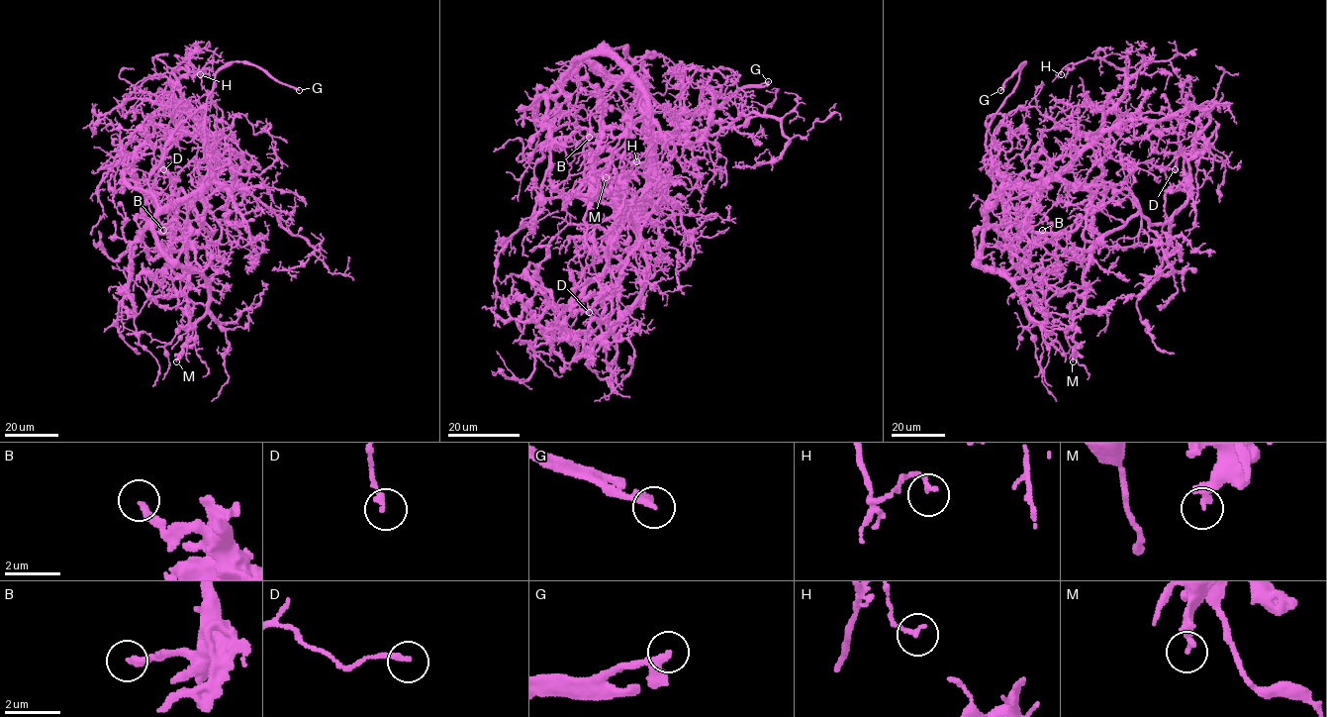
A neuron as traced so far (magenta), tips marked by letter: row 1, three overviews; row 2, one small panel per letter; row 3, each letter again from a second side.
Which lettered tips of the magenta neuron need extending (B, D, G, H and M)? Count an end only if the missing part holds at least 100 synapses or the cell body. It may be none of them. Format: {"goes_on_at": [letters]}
{"goes_on_at": ["G"]}

